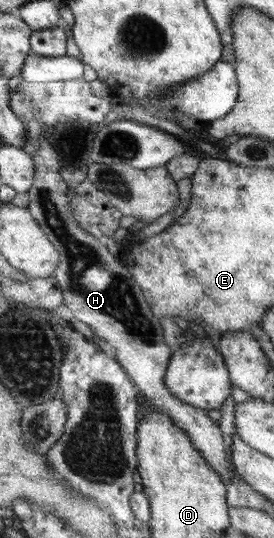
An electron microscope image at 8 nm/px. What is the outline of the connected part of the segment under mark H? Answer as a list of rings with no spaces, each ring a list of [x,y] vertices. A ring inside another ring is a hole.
[[[41,132],[38,139],[39,147],[33,159],[37,164],[37,175],[33,187],[27,192],[29,196],[28,208],[34,215],[34,218],[45,229],[45,233],[53,241],[54,246],[61,252],[61,263],[54,274],[54,278],[63,288],[65,306],[68,307],[75,317],[84,322],[100,339],[110,344],[116,350],[116,360],[129,372],[133,381],[142,394],[152,401],[152,404],[159,411],[166,413],[193,441],[193,445],[205,457],[207,463],[217,472],[226,485],[232,481],[234,473],[229,467],[230,452],[226,446],[226,441],[219,421],[210,418],[208,411],[196,408],[191,404],[186,404],[178,400],[171,390],[165,385],[165,376],[172,358],[172,348],[164,340],[164,328],[155,314],[152,314],[152,307],[148,304],[148,299],[140,287],[140,284],[134,279],[133,273],[129,267],[121,263],[121,260],[114,257],[114,254],[108,250],[104,240],[90,234],[85,228],[82,228],[74,211],[69,208],[70,186],[62,179],[62,164],[58,160],[58,152],[52,148],[52,144],[44,138]]]

